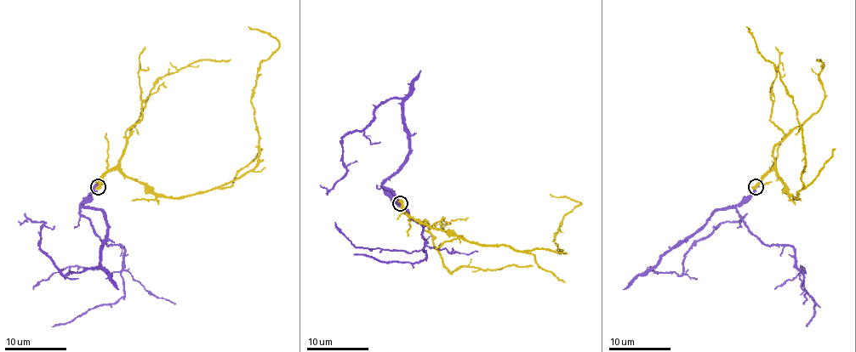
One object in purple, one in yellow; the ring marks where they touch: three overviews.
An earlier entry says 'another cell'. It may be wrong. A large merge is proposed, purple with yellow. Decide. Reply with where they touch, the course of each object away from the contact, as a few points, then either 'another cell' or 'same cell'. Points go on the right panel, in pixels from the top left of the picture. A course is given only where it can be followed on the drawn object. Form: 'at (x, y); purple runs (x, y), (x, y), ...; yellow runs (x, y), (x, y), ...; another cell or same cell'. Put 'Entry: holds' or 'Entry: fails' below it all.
at (756, 186); purple runs (756, 186), (738, 205), (720, 208), (651, 267), (681, 275), (692, 246), (737, 220); yellow runs (756, 186), (773, 169), (784, 188), (797, 197), (803, 188), (805, 155), (792, 98), (746, 26); another cell
Entry: holds

